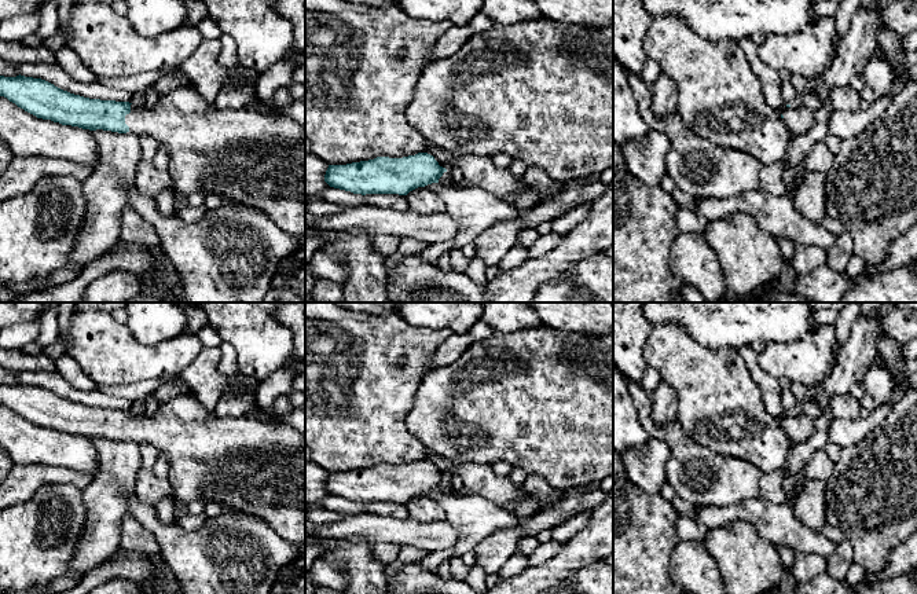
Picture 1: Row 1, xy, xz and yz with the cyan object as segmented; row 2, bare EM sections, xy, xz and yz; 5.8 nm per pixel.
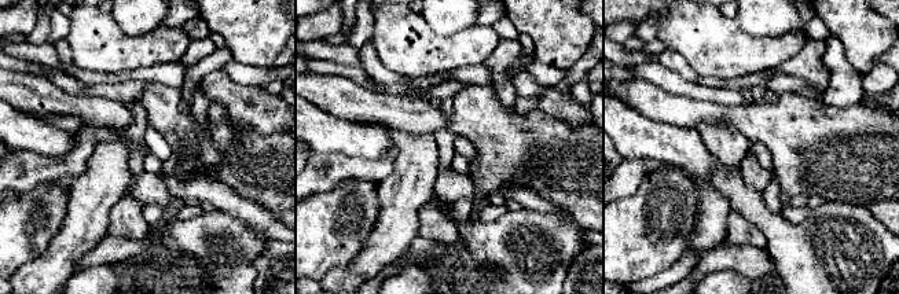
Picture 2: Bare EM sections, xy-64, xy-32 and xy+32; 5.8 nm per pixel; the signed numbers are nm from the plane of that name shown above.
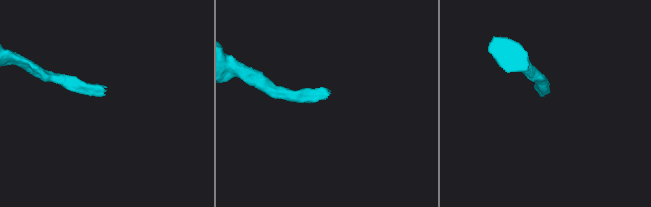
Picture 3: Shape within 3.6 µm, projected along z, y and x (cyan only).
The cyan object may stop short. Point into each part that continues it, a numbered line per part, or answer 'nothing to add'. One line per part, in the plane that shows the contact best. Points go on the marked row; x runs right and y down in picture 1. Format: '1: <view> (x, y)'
1: xz (479, 171)

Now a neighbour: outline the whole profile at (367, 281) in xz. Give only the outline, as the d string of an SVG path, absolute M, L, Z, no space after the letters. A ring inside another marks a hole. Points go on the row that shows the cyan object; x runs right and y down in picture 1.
M320 231L313 238L319 241L319 252L330 253L348 265L338 302L392 302L385 257L375 252L370 235Z

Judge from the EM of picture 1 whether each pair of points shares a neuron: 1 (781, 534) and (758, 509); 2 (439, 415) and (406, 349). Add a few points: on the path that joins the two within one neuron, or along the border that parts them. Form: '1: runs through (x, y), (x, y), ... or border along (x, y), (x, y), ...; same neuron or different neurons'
1: runs through (777, 528), (763, 514); same neuron
2: border along (431, 370), (421, 381), (410, 410); different neurons

